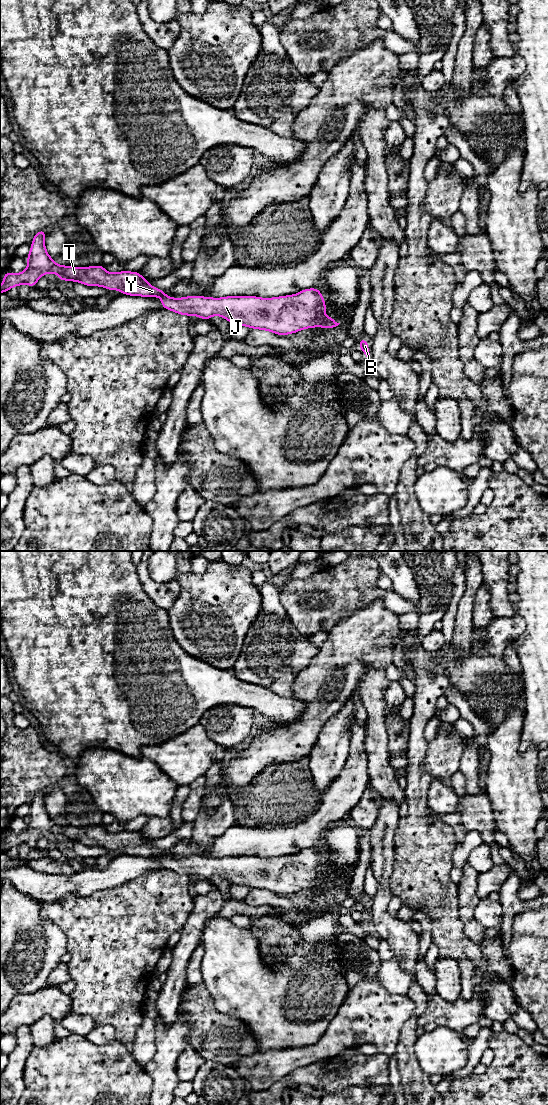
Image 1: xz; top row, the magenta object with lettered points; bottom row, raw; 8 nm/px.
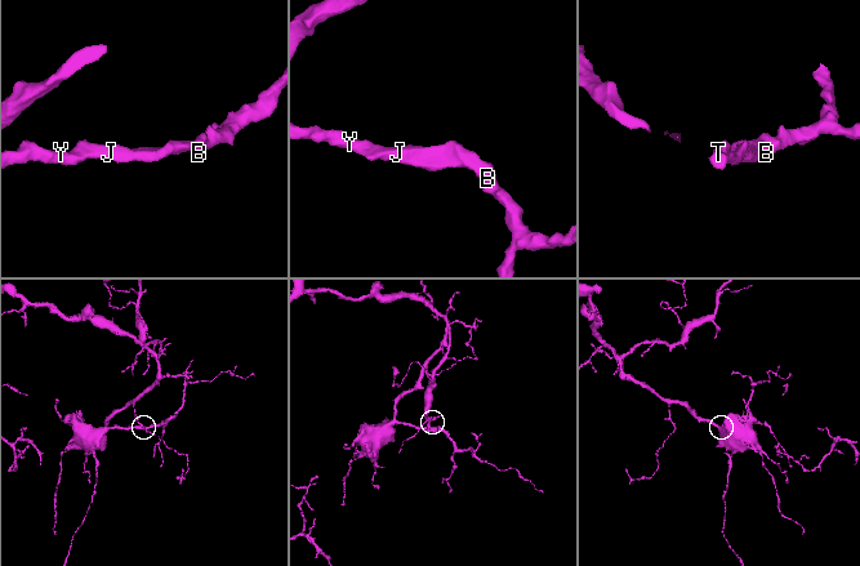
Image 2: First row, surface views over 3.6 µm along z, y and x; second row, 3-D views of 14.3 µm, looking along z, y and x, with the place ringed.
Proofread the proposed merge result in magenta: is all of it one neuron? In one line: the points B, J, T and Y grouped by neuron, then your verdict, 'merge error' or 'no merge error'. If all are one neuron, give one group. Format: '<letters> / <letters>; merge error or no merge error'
B J T Y; no merge error

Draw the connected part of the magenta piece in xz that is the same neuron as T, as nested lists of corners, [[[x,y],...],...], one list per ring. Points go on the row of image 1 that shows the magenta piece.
[[[47,230],[38,231],[31,243],[27,268],[19,274],[6,272],[3,274],[3,284],[0,286],[0,293],[6,293],[14,286],[20,286],[24,283],[30,287],[36,287],[37,280],[45,273],[54,273],[60,276],[57,281],[71,280],[80,282],[86,286],[101,286],[108,290],[119,290],[123,295],[143,296],[143,297],[161,297],[162,308],[171,310],[180,315],[195,315],[201,319],[210,320],[213,315],[219,315],[233,325],[248,326],[251,329],[261,329],[273,332],[277,335],[287,335],[298,332],[302,329],[313,327],[325,327],[331,329],[338,326],[334,318],[324,315],[326,304],[318,288],[304,289],[295,295],[280,296],[274,298],[260,298],[255,296],[227,296],[223,298],[211,298],[203,296],[188,296],[183,298],[171,298],[165,295],[166,291],[149,285],[140,272],[121,271],[118,273],[107,272],[103,265],[91,267],[72,267],[61,266],[55,263],[47,251],[44,244],[44,238]]]

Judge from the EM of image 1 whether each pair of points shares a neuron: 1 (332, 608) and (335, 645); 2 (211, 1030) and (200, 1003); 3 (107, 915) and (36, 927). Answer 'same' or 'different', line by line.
1: different
2: same
3: different

